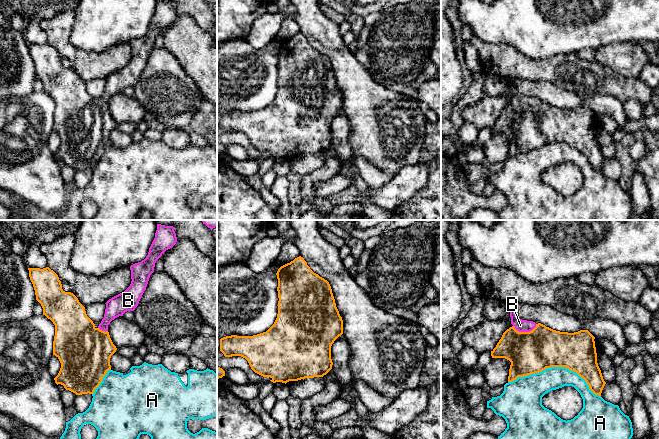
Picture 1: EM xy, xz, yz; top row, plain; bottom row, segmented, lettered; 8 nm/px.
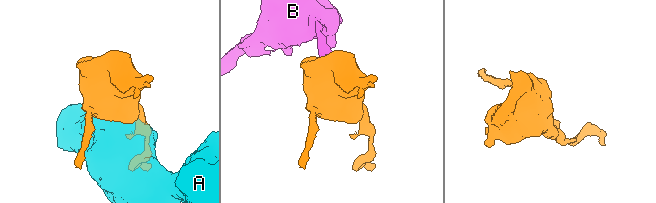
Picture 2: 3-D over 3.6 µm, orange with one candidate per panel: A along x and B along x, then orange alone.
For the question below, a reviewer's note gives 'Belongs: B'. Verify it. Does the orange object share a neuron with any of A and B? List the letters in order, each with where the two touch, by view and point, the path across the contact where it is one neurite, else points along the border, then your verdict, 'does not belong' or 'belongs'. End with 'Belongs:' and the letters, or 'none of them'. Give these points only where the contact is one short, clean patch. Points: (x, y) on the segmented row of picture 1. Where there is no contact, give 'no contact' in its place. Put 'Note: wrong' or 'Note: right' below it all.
A: contact yz (556, 366); does not belong
B: contact yz (524, 332); way yz (531, 352), (525, 342), (524, 332), (520, 325); belongs
Belongs: B
Note: right

